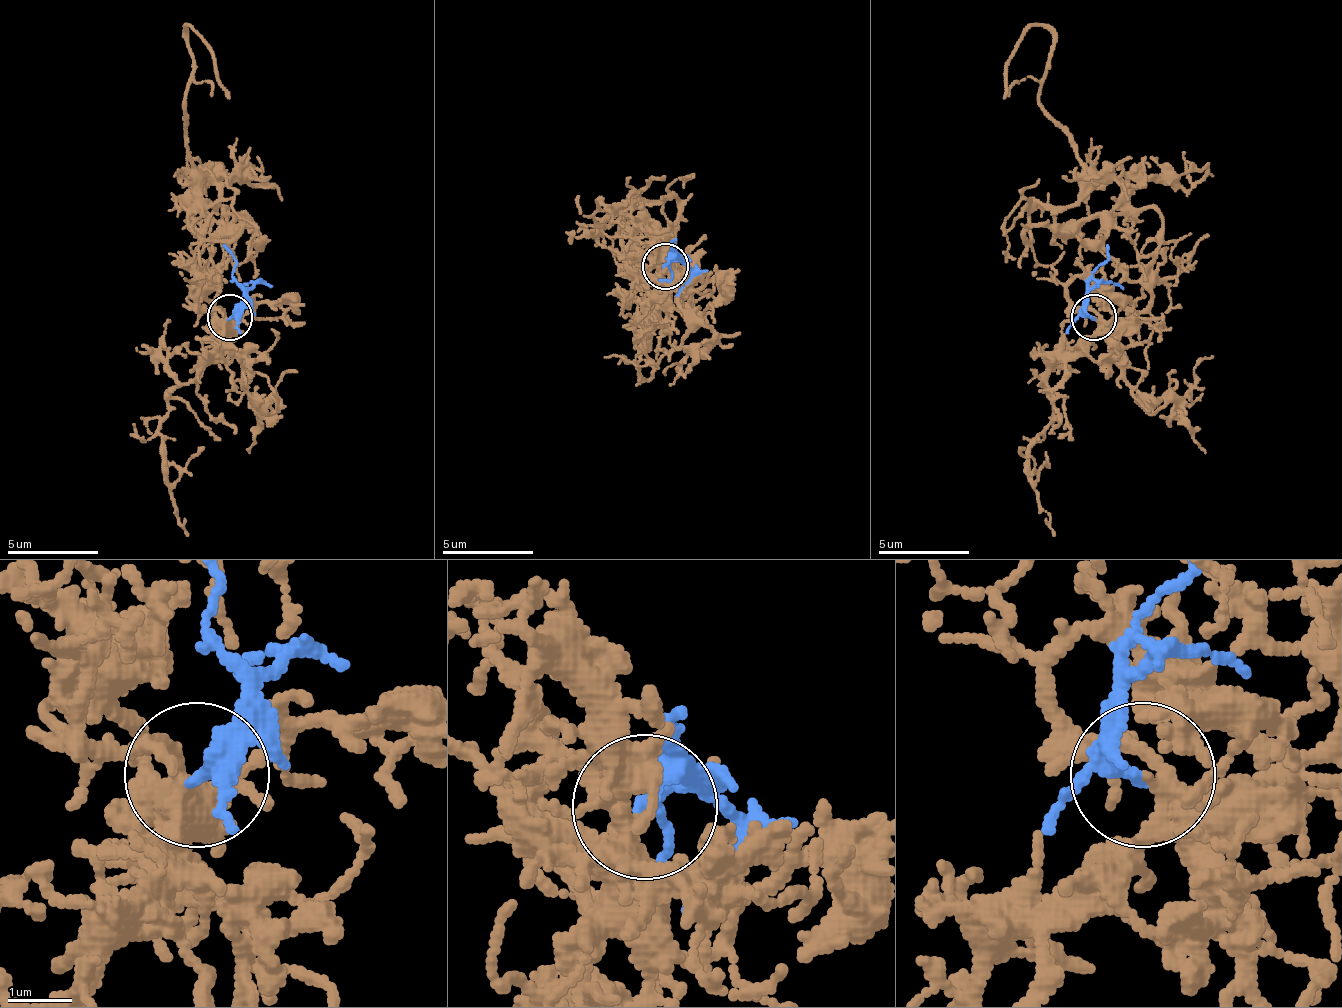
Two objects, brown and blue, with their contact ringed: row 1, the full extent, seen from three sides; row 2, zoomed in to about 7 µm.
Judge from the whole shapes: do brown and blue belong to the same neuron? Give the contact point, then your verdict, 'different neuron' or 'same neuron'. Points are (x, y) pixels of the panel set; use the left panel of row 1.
at (230, 317); same neuron

